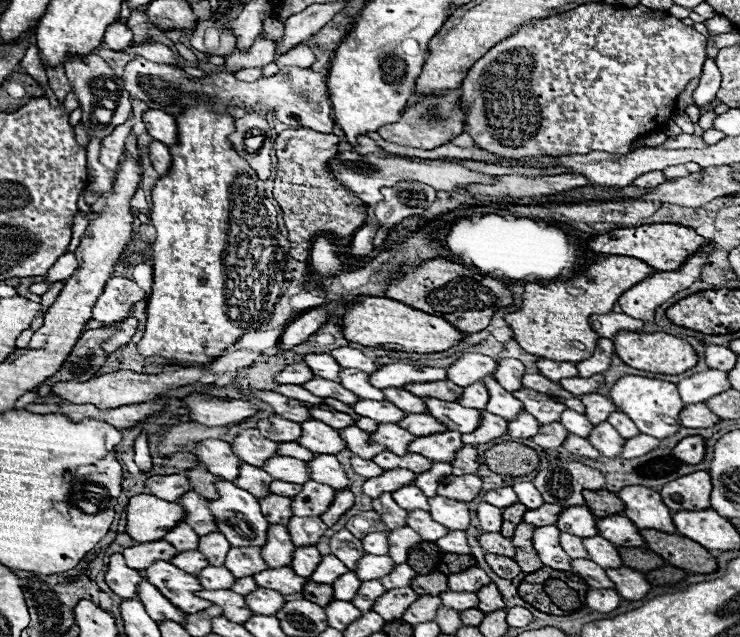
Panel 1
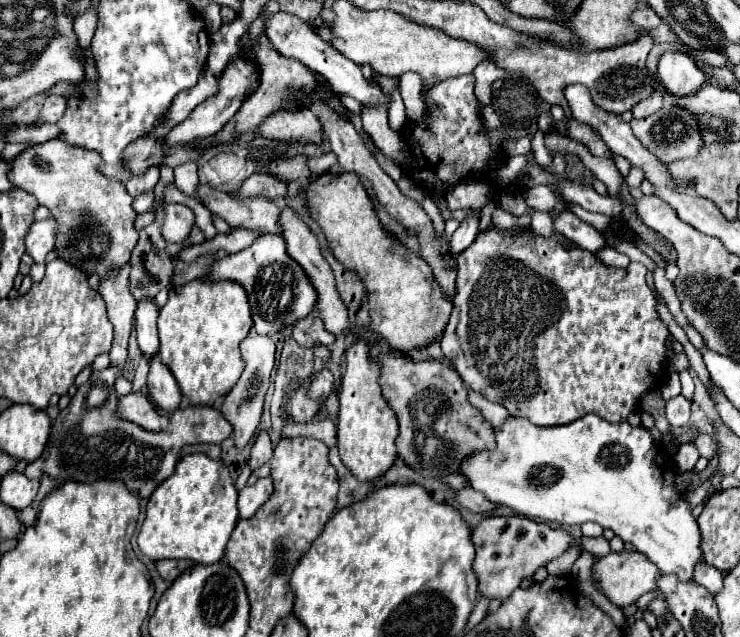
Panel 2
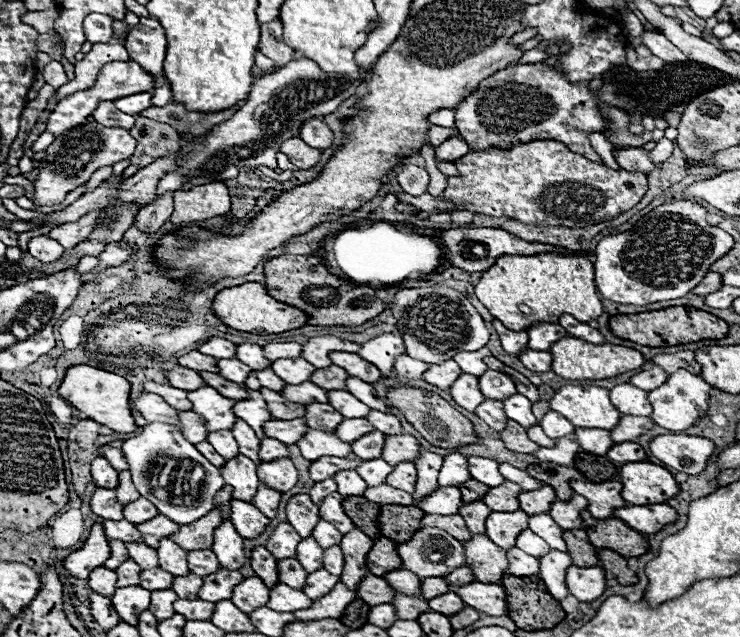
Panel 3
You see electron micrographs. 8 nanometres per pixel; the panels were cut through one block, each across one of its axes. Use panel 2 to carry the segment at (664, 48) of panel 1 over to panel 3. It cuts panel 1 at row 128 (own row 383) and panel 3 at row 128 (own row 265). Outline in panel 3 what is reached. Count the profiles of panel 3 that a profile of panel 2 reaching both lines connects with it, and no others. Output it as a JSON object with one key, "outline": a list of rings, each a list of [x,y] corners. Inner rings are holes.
{"outline":[[[542,62],[514,64],[482,80],[480,86],[456,106],[456,128],[472,150],[484,150],[490,146],[506,148],[514,142],[530,140],[558,140],[572,152],[600,162],[600,156],[588,144],[588,134],[606,130],[596,100],[624,110],[630,116],[630,132],[642,134],[642,114],[632,110],[632,98],[620,94],[616,84],[604,84],[598,90],[598,96],[592,98],[588,82],[568,82],[560,72]]]}

